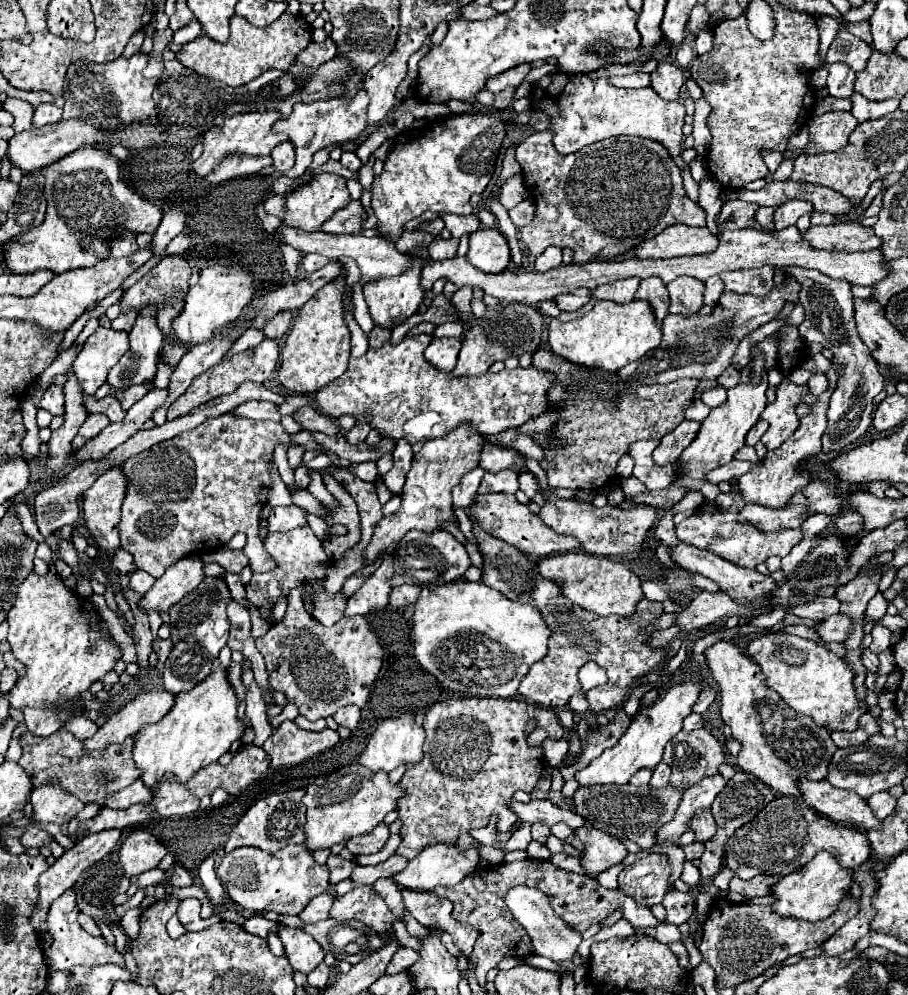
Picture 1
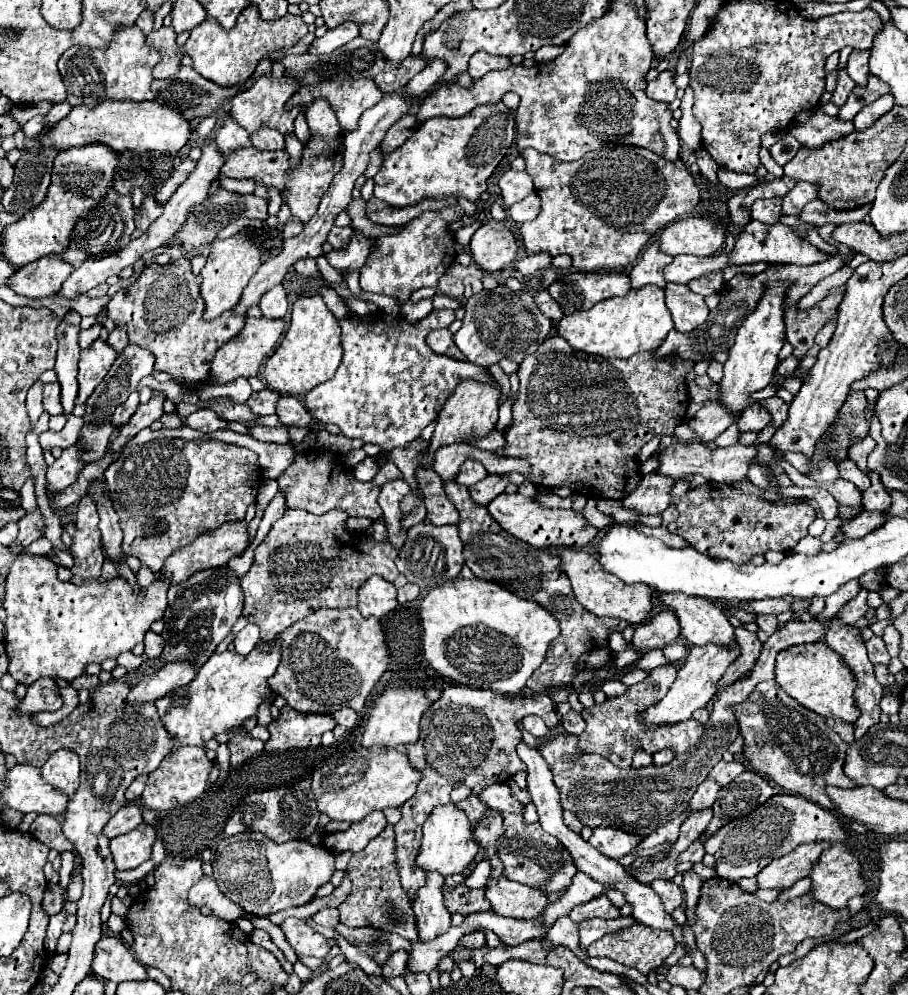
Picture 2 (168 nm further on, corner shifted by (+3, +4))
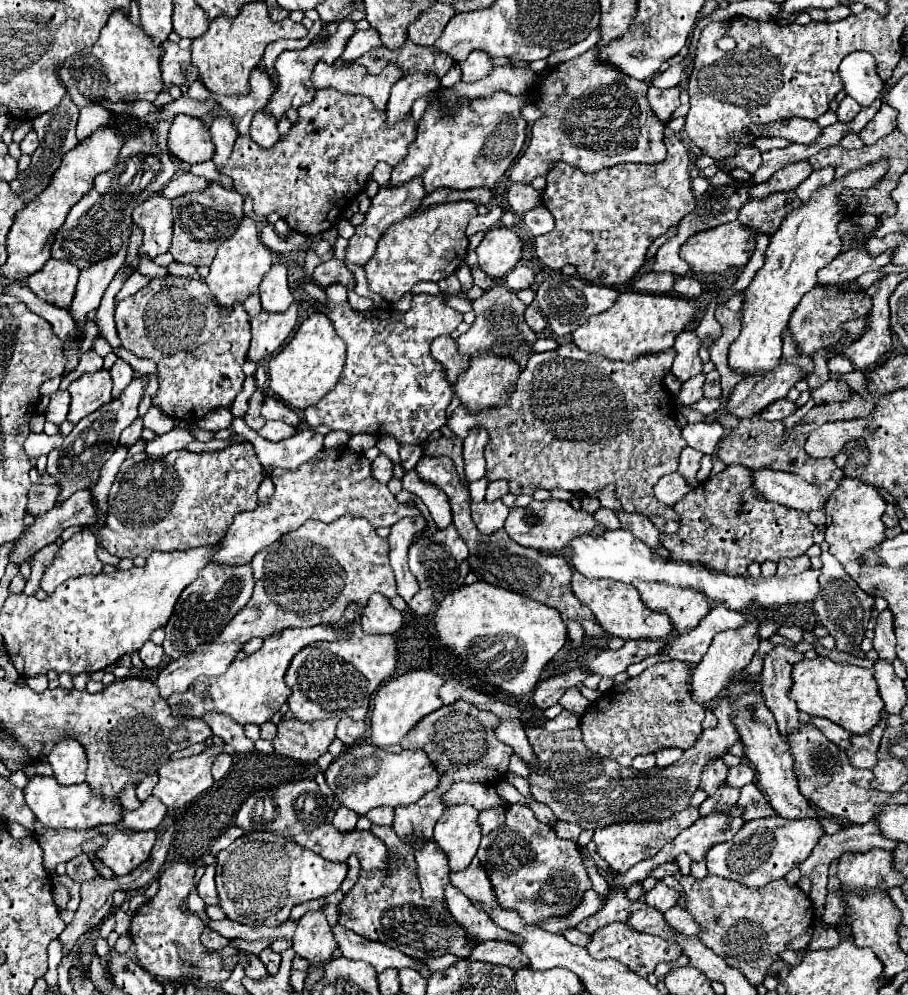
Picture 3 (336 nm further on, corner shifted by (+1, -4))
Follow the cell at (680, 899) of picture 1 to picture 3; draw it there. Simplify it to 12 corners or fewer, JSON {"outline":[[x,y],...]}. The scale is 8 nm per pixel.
{"outline":[[661,880],[645,894],[645,902],[661,912],[677,904],[679,894]]}

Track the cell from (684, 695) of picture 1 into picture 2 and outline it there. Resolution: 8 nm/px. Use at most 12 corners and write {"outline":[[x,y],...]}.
{"outline":[[693,646],[643,724],[677,724],[715,696],[739,648]]}

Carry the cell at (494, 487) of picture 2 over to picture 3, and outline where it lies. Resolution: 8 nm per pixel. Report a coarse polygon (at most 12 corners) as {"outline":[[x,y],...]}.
{"outline":[[473,502],[471,516],[481,534],[503,528],[509,508],[501,502]]}

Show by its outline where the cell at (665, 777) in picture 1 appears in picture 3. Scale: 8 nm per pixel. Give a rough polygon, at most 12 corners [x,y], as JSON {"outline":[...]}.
{"outline":[[663,748],[655,754],[657,766],[673,764],[683,754],[681,748]]}

